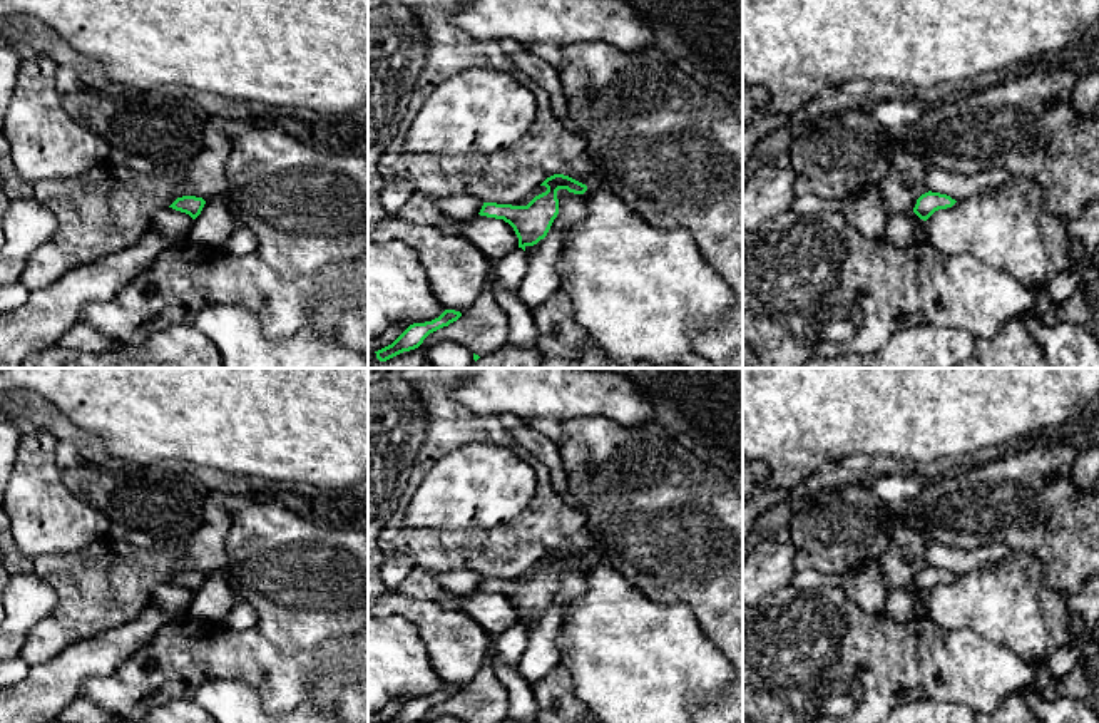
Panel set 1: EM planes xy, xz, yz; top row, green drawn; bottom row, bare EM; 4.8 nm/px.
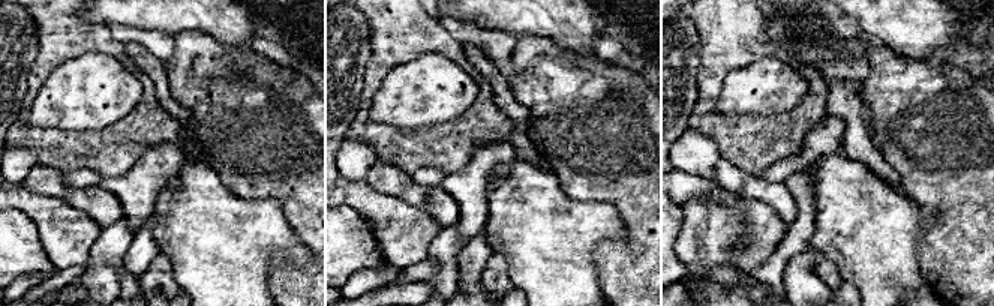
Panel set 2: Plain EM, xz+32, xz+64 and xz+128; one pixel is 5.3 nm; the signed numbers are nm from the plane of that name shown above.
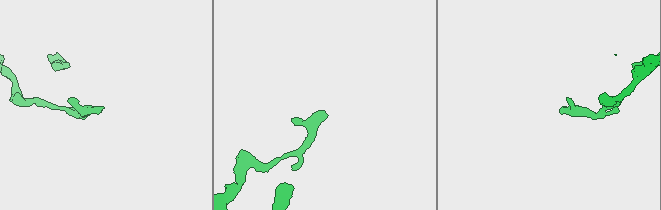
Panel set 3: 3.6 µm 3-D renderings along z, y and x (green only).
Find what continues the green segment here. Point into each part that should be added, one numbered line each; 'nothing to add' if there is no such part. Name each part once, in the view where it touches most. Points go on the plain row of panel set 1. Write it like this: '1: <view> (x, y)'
nothing to add

